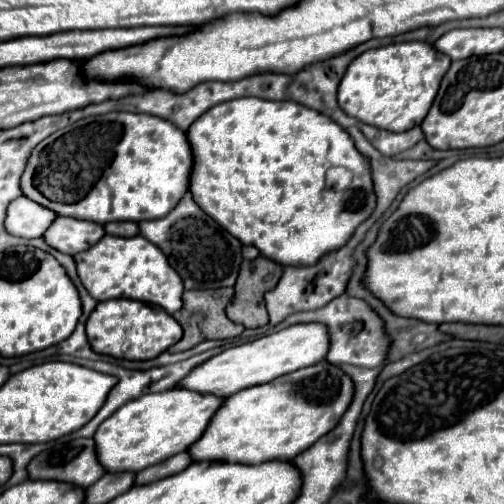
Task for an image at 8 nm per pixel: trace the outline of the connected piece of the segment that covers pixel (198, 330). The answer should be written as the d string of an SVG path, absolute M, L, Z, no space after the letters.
M233 288L189 290L189 292L185 292L183 294L183 308L173 314L173 318L181 324L185 334L177 344L173 344L169 348L169 352L183 352L183 350L189 350L189 348L193 348L193 346L197 346L199 342L205 342L205 340L227 340L227 338L239 336L245 330L245 326L235 324L225 316L225 306L233 300L233 294L235 294Z

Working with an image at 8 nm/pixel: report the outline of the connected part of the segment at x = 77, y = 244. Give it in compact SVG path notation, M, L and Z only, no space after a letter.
M59 216L43 234L45 242L51 248L71 256L91 248L103 236L105 236L103 226L95 222L83 222L77 218L63 218L63 216Z

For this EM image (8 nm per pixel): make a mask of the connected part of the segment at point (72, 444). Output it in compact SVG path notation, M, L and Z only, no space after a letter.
M75 438L69 442L55 442L51 448L43 450L29 462L27 472L29 472L29 480L59 480L59 482L75 484L79 488L89 488L105 474L103 466L97 462L95 442L83 438Z

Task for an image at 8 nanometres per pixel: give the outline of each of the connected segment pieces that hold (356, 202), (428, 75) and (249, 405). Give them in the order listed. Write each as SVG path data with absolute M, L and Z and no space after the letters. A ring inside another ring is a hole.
M235 98L221 102L191 124L187 140L193 150L189 192L199 208L237 240L253 244L263 256L283 266L315 264L323 252L343 246L375 208L367 158L359 154L351 136L347 136L337 122L301 104L287 100L269 102L261 98ZM331 166L345 166L353 172L353 182L347 190L337 192L325 186L325 172Z
M401 42L367 50L347 68L339 84L339 106L365 124L389 132L407 132L427 116L449 66L451 58L425 42Z
M319 362L315 366L295 370L267 384L251 386L225 398L223 406L215 412L215 416L211 416L207 424L207 432L203 432L201 440L197 440L197 444L191 444L187 452L193 462L219 460L219 462L237 462L237 464L261 464L271 460L293 460L299 452L303 452L303 448L309 448L315 440L319 440L319 436L335 428L339 416L343 416L343 412L347 410L347 404L351 404L351 380L343 376L339 368L327 362Z

